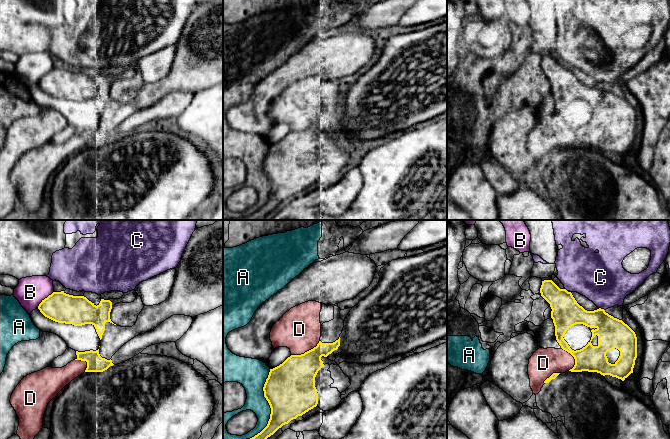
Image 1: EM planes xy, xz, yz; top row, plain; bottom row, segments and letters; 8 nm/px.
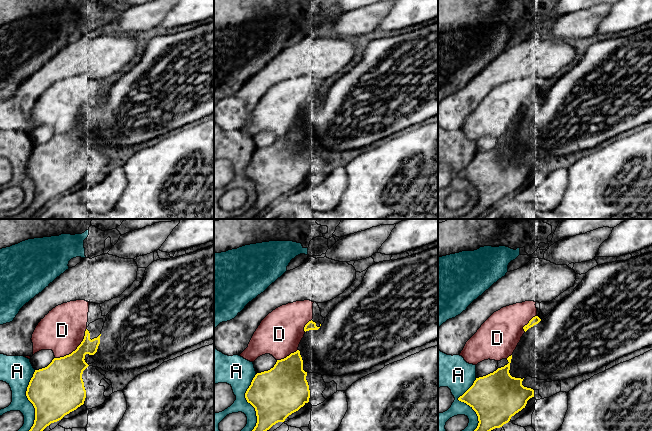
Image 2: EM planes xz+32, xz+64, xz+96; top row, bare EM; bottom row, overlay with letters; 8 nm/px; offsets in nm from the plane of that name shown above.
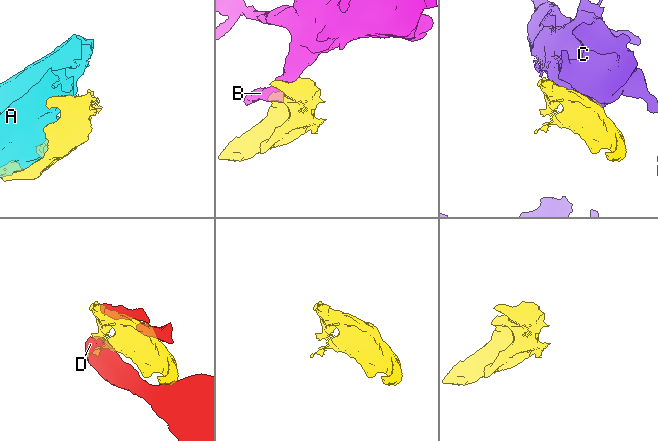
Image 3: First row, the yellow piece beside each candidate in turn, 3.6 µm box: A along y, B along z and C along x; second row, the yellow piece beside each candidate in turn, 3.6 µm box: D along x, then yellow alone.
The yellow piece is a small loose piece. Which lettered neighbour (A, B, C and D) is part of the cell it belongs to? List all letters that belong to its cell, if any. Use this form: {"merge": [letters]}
{"merge": ["D"]}

